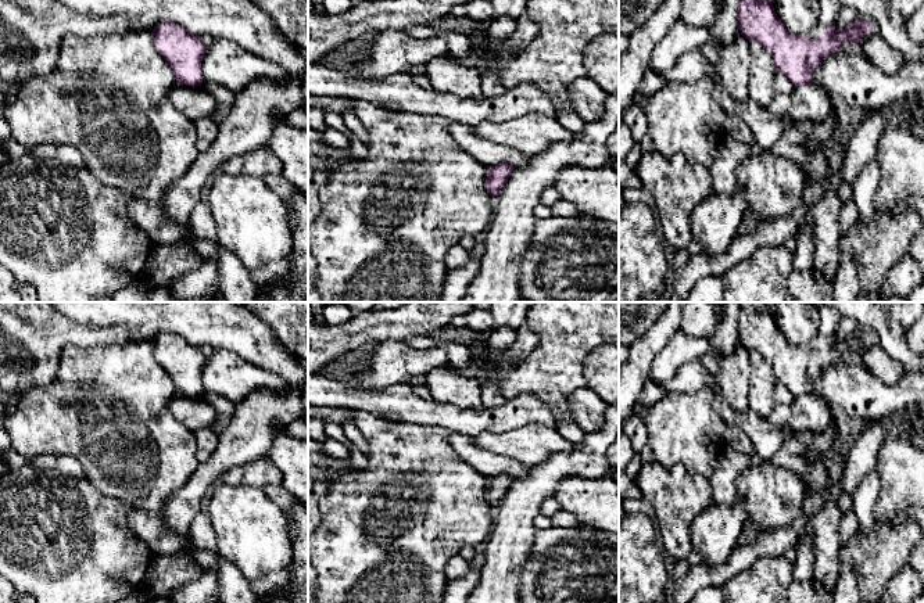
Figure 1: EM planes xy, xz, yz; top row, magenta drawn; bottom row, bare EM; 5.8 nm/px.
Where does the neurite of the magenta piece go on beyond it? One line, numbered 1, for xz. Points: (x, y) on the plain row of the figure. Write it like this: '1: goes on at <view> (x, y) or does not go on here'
1: does not go on here

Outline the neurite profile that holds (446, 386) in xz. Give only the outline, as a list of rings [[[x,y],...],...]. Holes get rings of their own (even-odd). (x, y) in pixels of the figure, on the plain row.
[[[447,366],[436,367],[426,376],[426,387],[436,402],[459,409],[480,409],[481,384]]]

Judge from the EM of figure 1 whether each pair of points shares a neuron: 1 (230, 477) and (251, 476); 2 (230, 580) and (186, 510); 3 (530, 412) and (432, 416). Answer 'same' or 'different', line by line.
1: same
2: different
3: same

